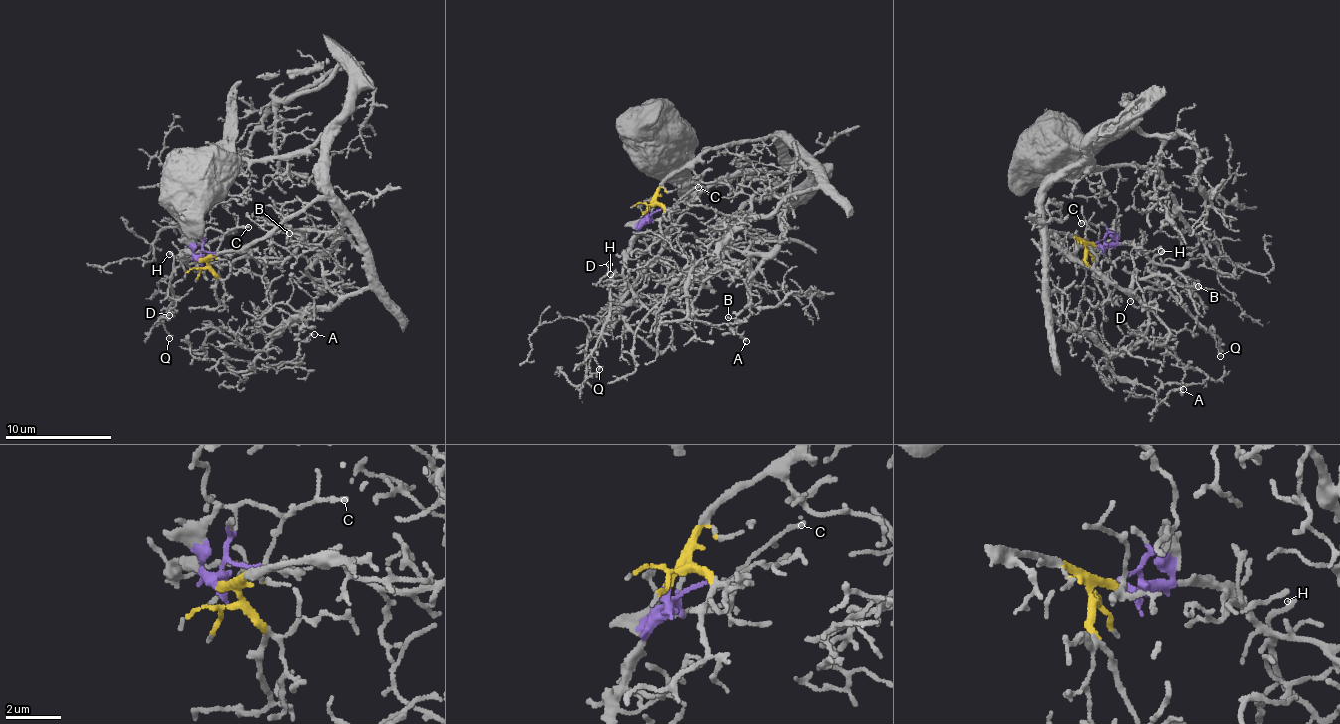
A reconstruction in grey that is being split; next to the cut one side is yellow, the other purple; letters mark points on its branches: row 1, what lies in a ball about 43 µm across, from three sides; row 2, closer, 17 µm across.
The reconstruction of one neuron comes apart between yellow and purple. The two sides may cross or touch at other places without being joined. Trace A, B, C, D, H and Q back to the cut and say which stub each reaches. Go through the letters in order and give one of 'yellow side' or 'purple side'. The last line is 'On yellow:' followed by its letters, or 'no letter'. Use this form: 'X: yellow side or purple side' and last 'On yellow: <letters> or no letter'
A: yellow side
B: yellow side
C: purple side
D: purple side
H: purple side
Q: purple side
On yellow: A, B

